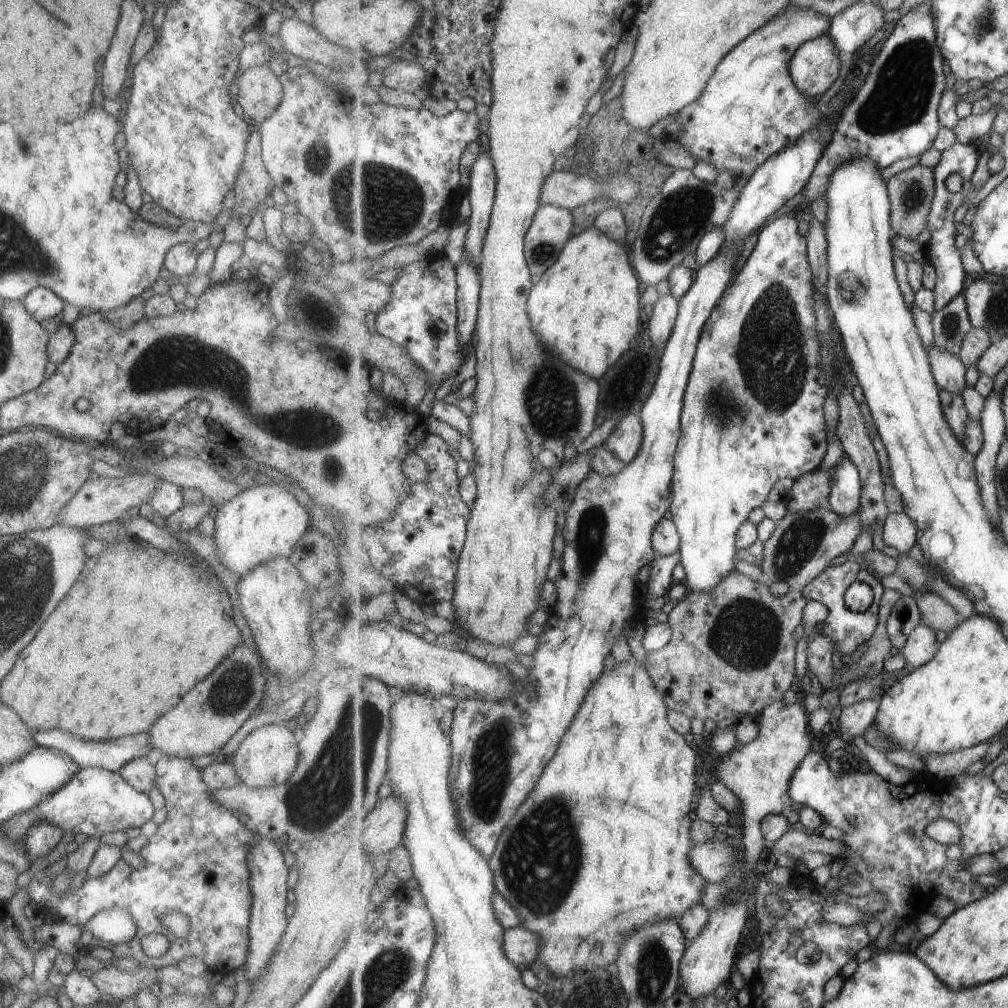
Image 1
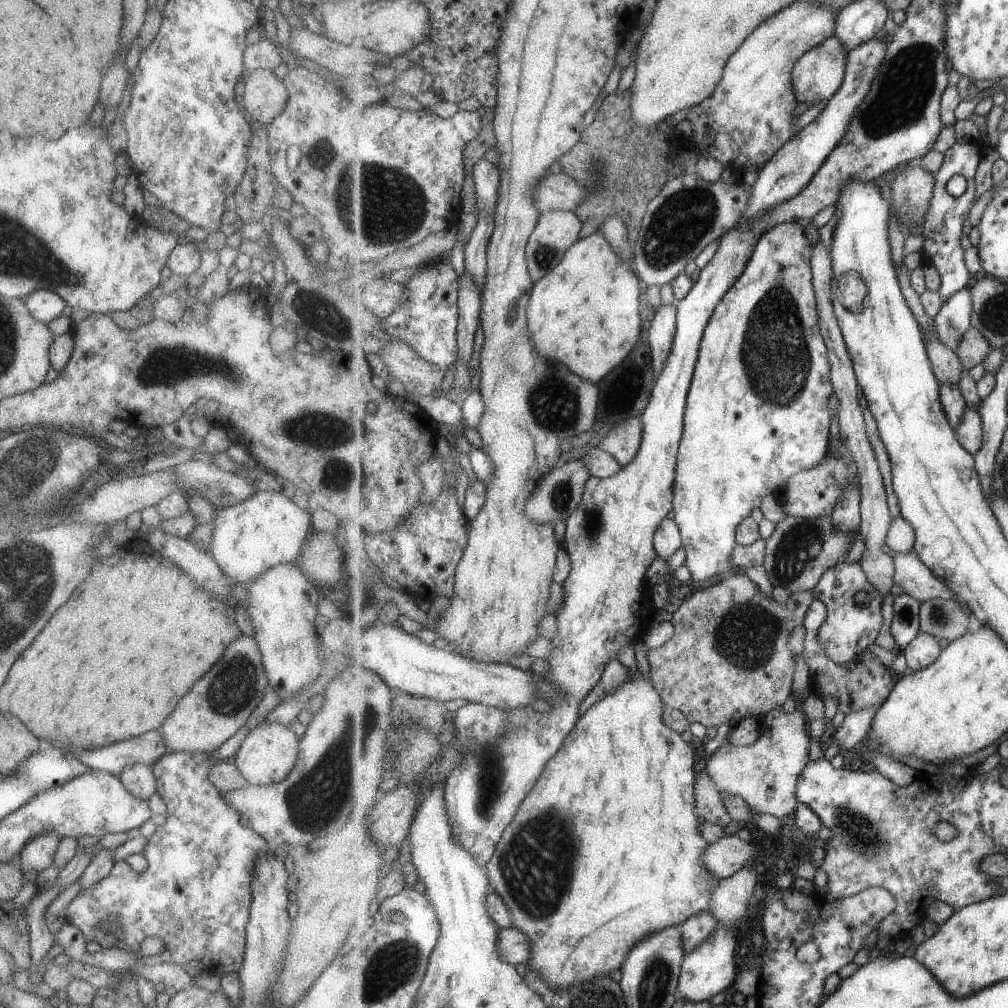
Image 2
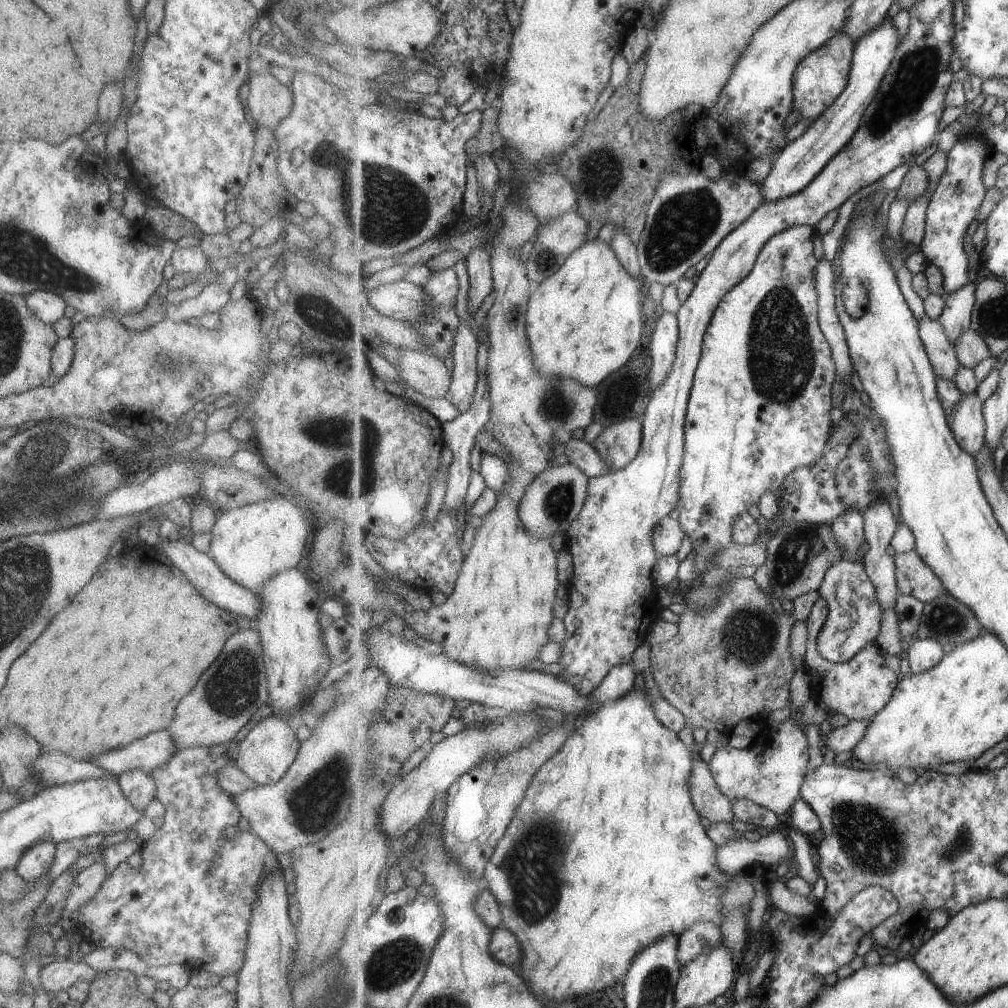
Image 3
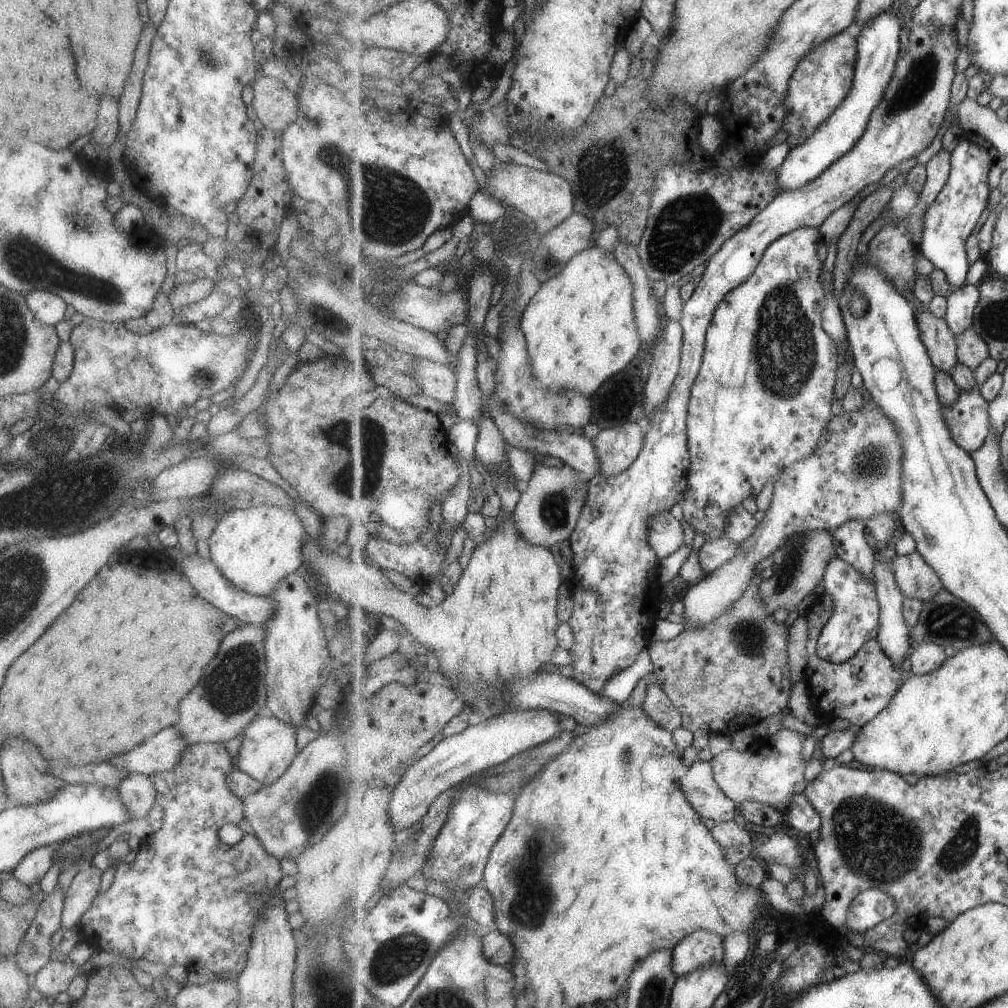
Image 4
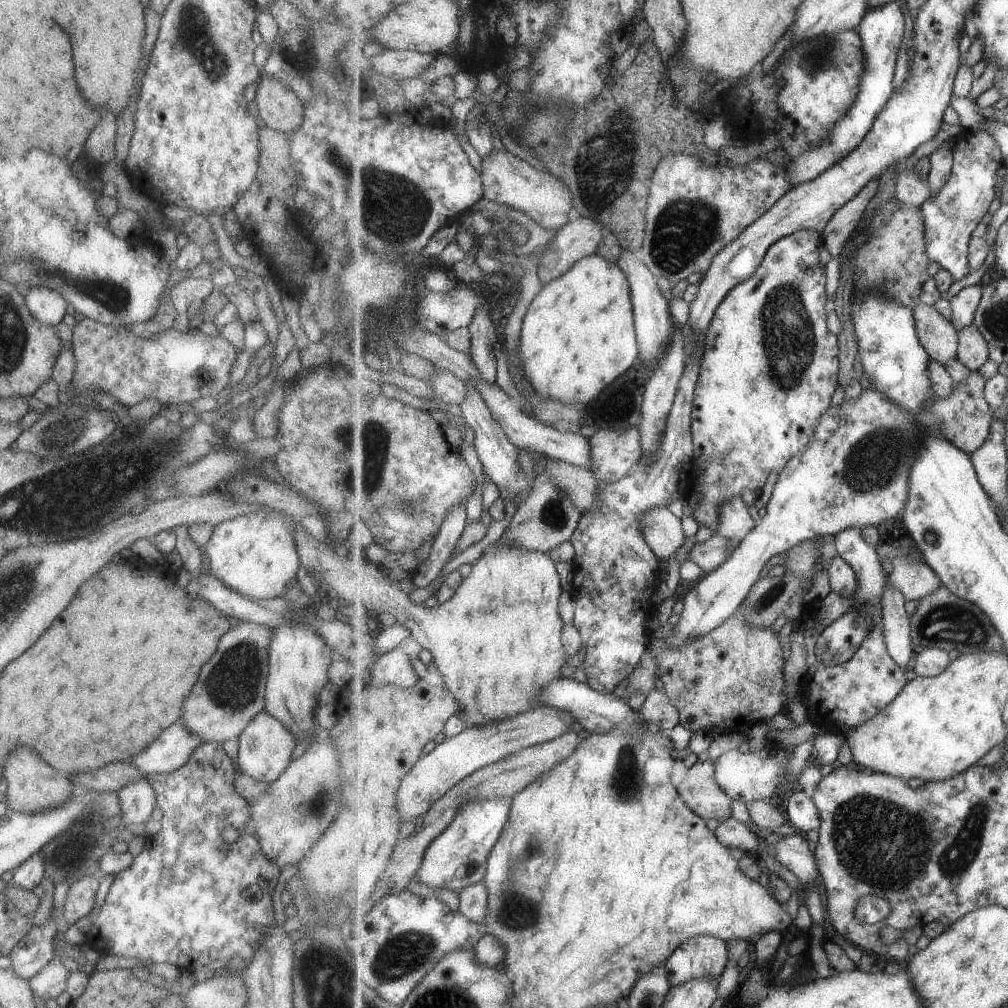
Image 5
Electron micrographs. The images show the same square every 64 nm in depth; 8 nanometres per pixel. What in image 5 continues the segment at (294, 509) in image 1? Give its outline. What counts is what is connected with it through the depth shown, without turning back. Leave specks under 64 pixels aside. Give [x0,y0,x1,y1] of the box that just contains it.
[203,509,300,600]

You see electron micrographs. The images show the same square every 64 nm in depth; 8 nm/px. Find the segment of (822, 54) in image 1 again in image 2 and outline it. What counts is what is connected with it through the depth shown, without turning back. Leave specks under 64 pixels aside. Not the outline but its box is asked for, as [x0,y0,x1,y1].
[793,35,848,107]

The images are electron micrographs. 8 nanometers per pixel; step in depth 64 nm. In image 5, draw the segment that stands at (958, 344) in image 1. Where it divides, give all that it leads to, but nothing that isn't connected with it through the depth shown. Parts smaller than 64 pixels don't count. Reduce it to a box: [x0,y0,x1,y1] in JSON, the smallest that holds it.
[950,285,984,330]

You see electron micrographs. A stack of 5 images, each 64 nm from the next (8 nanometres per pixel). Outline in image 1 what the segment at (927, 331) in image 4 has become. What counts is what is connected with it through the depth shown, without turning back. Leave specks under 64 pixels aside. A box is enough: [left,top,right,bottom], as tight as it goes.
[928,342,968,394]

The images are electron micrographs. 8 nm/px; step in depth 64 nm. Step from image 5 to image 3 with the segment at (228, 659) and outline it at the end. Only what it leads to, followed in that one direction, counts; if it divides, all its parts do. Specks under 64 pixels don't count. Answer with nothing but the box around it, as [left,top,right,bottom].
[166,627,267,749]

